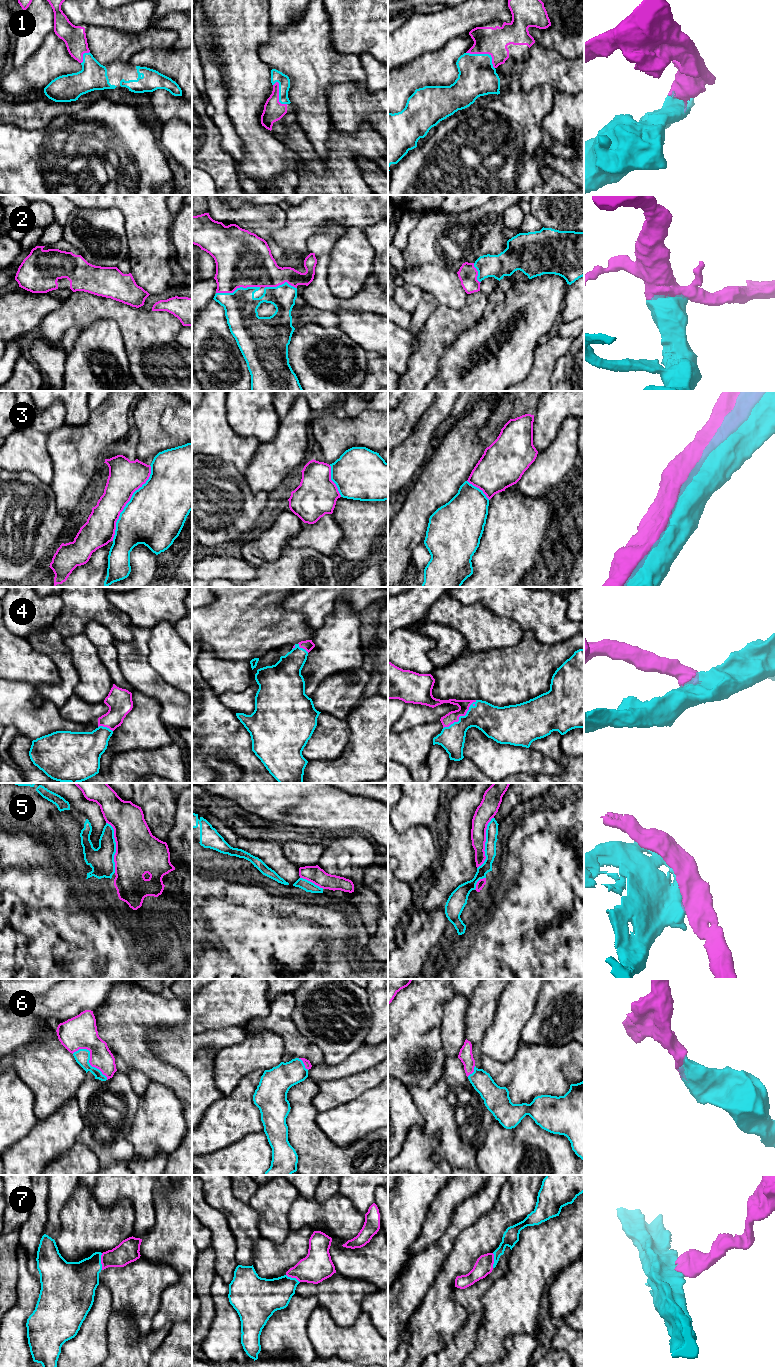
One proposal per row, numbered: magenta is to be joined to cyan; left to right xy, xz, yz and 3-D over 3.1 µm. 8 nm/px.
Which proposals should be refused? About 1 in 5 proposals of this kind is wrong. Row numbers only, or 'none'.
3, 5

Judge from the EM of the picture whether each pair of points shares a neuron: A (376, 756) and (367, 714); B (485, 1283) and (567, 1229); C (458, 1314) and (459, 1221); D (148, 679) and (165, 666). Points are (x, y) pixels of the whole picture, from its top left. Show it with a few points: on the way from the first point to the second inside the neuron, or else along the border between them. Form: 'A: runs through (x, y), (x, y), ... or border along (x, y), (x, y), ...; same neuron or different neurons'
A: runs through (376, 746), (376, 724); same neuron
B: border along (511, 1250), (508, 1256), (508, 1271), (492, 1285); different neurons
C: border along (478, 1219), (458, 1235), (448, 1254); different neurons
D: border along (148, 651), (148, 664), (175, 688); different neurons

